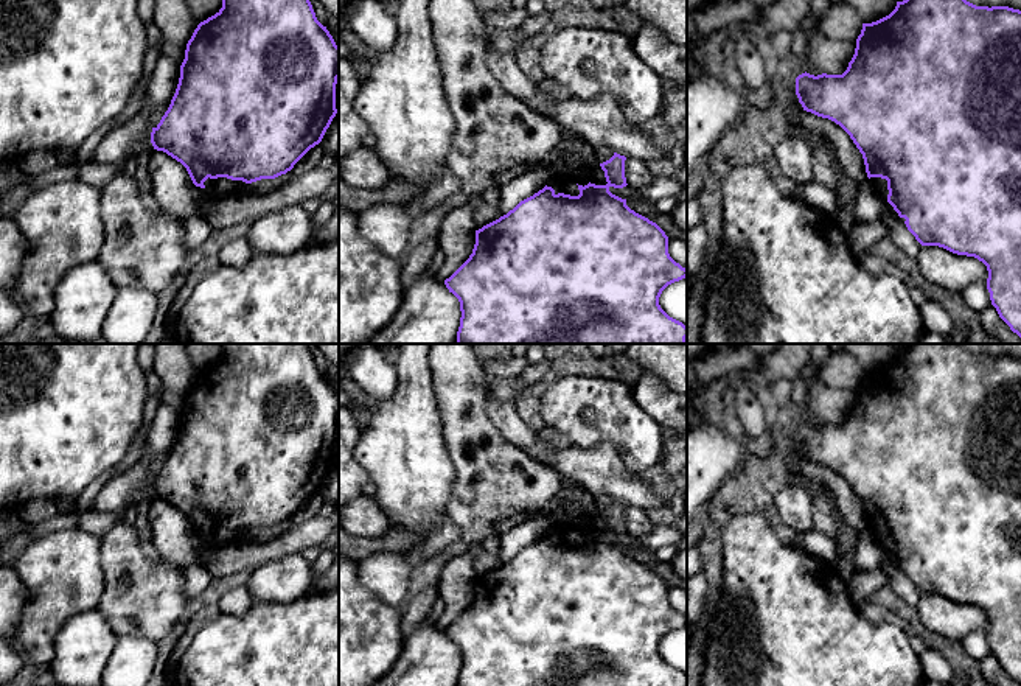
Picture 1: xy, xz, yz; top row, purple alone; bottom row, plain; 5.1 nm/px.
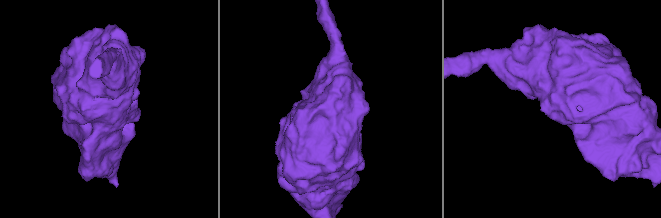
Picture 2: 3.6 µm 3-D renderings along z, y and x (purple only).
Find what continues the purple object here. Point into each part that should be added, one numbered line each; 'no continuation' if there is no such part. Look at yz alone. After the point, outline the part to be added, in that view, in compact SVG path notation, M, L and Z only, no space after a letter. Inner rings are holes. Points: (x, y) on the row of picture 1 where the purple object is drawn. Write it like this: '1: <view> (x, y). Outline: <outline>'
1: yz (880, 185). Outline: M870 177L870 184L873 187L873 190L880 194L880 198L886 202L887 202L887 194L889 194L889 190L887 190L887 180L886 179L881 179L881 177ZM889 204L890 205L890 204Z

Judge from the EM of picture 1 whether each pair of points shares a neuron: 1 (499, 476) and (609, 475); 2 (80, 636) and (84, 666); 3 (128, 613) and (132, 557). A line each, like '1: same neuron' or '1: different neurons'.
1: different neurons
2: same neuron
3: same neuron

